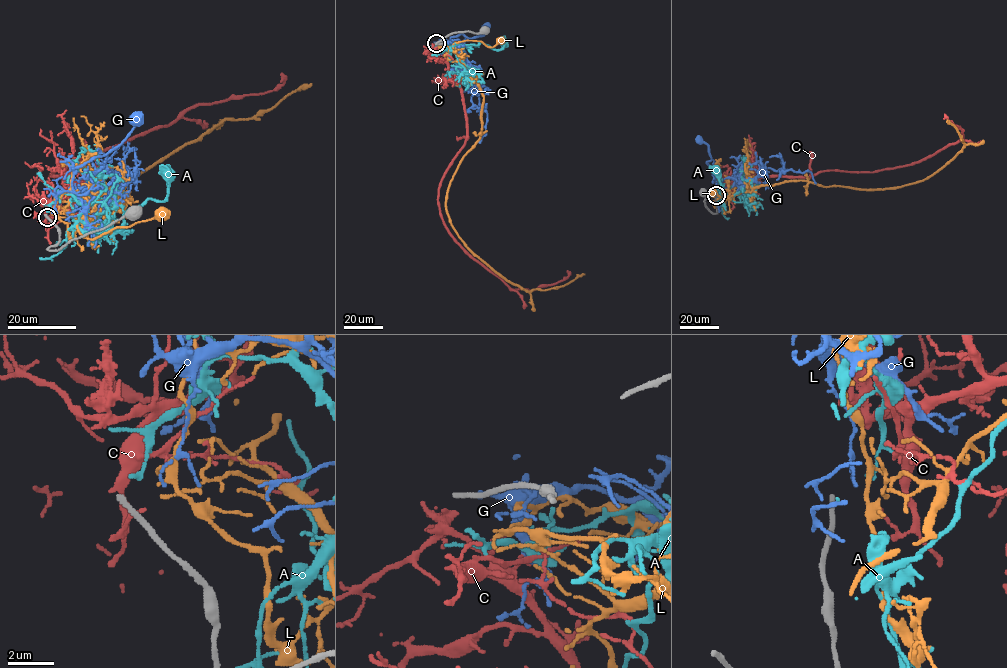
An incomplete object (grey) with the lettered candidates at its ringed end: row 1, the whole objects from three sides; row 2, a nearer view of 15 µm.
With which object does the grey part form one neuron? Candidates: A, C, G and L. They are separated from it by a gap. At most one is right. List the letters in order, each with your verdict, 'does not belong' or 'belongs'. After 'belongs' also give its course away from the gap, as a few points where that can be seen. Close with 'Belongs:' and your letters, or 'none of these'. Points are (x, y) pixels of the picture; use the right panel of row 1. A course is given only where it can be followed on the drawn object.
A: does not belong
C: belongs | via (720, 195), (723, 187), (750, 177), (876, 172), (912, 164), (962, 136), (944, 114)
G: does not belong
L: does not belong
Belongs: C

